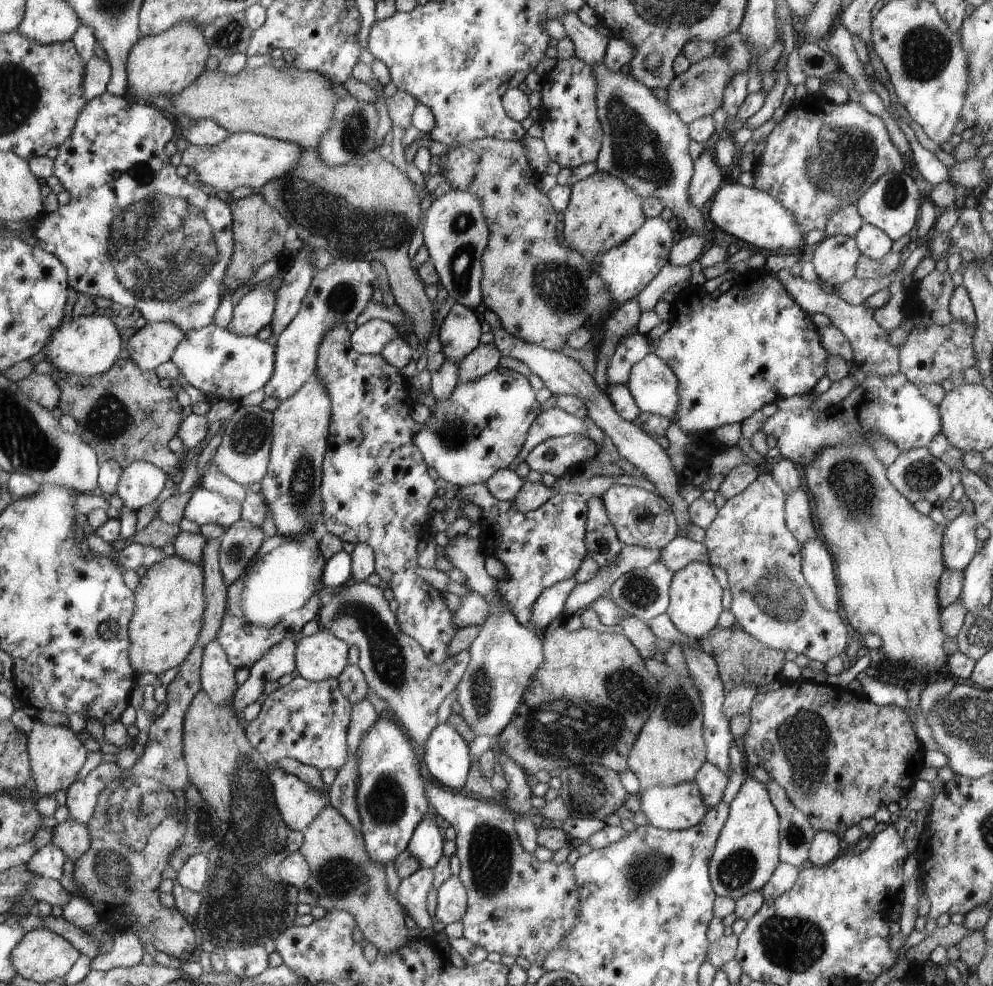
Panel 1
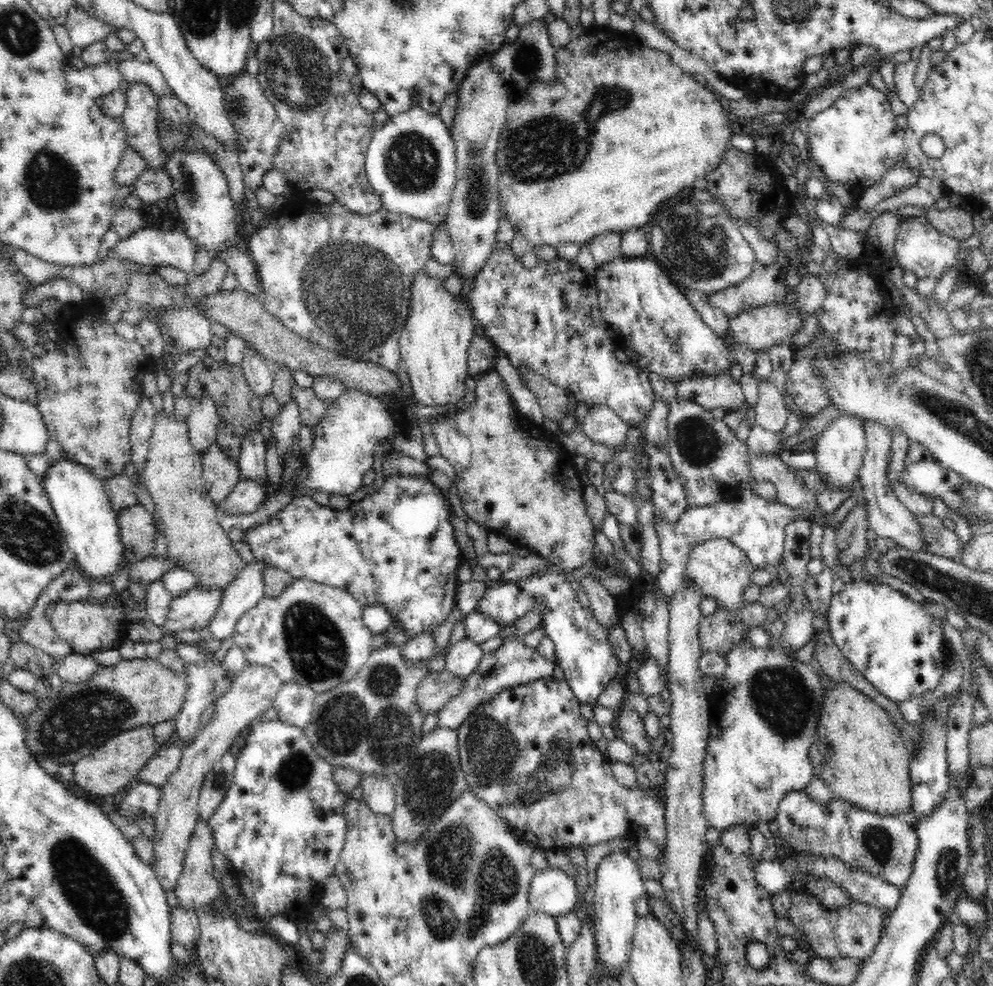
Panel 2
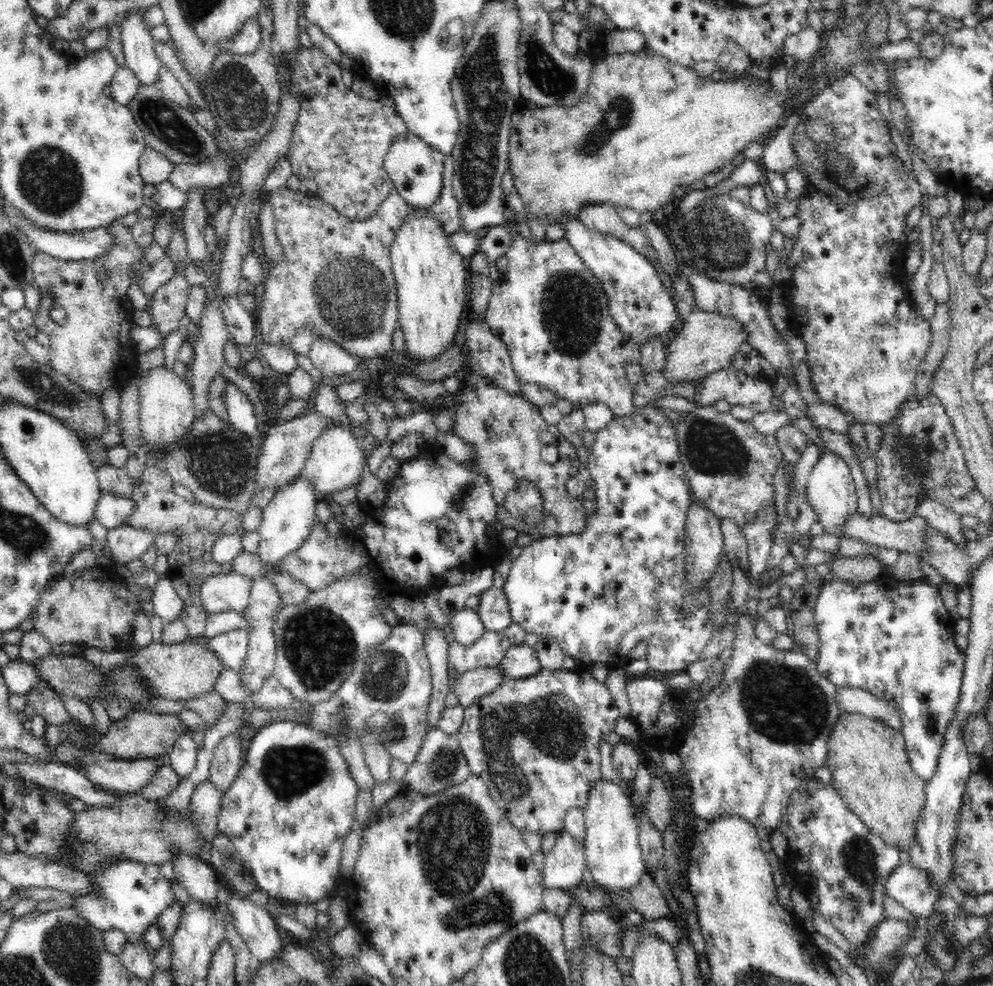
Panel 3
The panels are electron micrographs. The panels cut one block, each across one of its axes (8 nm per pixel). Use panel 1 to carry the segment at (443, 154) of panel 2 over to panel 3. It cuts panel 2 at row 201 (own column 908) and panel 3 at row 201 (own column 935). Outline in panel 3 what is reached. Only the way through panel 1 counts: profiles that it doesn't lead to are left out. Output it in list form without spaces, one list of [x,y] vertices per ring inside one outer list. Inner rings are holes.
[[[413,131],[396,137],[388,147],[383,159],[384,172],[390,177],[394,191],[415,209],[429,209],[441,198],[444,185],[444,155],[431,147]]]

